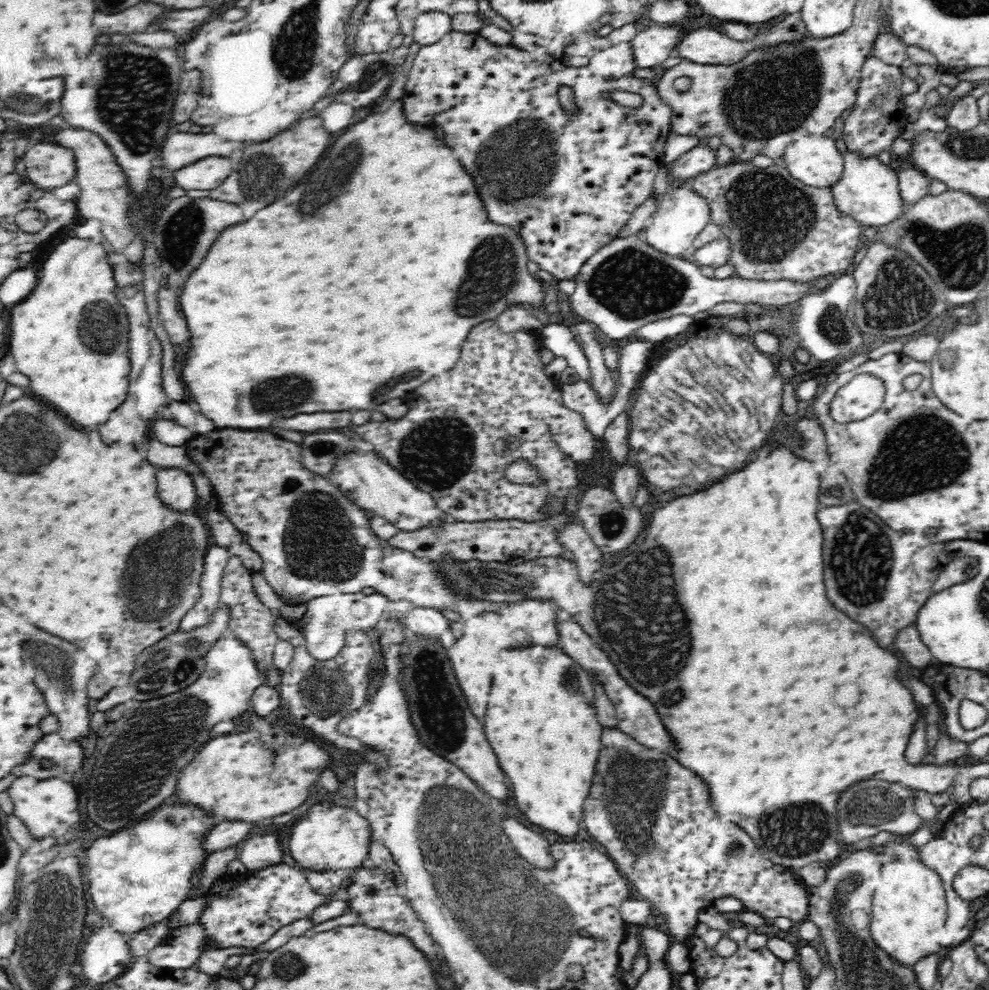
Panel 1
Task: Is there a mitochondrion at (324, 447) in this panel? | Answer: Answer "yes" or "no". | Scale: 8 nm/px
yes

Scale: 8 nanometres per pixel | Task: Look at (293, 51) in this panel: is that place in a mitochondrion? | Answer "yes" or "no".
yes

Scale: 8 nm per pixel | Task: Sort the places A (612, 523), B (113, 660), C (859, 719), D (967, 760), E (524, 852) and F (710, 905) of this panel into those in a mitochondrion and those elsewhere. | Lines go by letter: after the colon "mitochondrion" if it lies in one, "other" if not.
A: mitochondrion
B: other
C: other
D: other
E: mitochondrion
F: other

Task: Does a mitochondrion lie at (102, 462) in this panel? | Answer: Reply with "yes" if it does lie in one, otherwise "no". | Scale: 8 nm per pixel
no

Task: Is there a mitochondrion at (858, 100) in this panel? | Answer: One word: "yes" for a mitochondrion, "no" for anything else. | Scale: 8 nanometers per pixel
no

